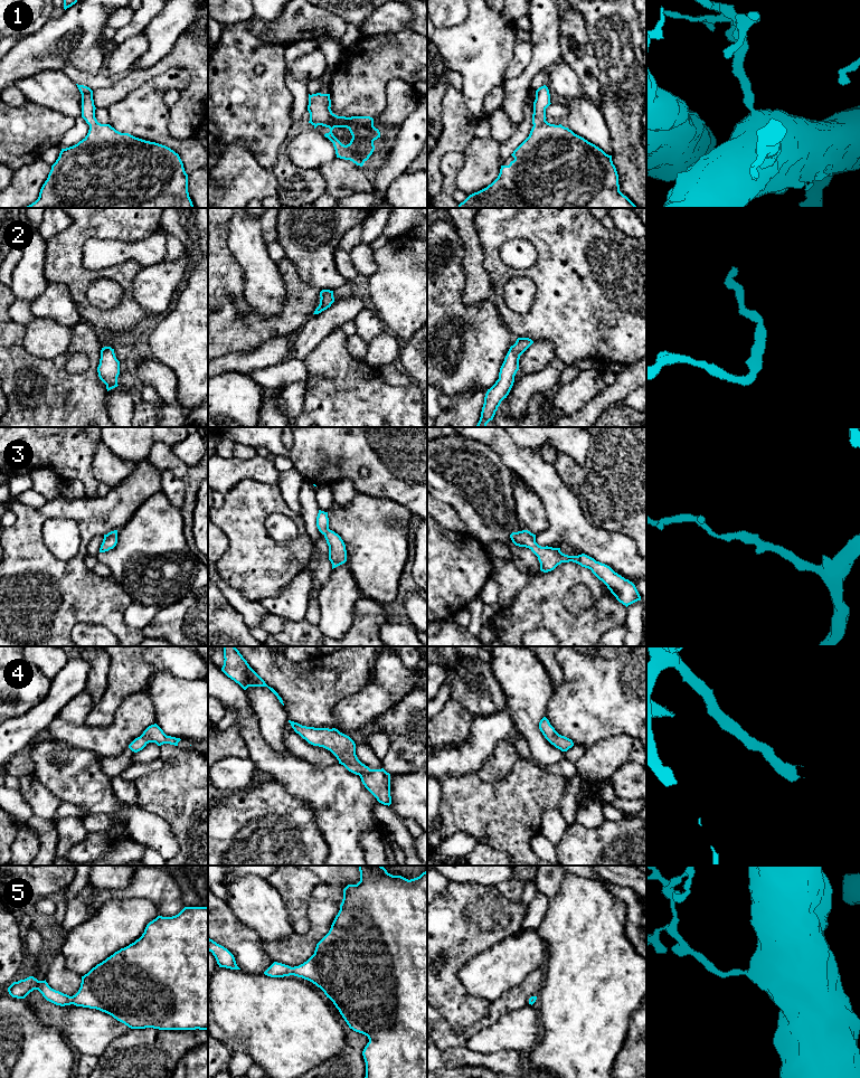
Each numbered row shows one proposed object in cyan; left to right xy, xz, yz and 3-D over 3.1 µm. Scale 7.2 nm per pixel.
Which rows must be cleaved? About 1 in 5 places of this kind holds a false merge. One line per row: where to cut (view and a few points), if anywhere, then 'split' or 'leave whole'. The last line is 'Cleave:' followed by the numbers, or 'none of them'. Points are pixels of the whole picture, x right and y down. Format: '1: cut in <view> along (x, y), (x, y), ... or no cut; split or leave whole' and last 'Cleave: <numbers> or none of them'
1: no cut; leave whole
2: no cut; leave whole
3: no cut; leave whole
4: no cut; leave whole
5: no cut; leave whole
Cleave: none of them

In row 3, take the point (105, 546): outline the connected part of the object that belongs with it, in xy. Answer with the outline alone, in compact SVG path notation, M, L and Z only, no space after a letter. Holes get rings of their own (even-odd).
M117 530L111 531L107 535L104 535L103 542L100 548L100 552L108 551L113 549L117 543Z

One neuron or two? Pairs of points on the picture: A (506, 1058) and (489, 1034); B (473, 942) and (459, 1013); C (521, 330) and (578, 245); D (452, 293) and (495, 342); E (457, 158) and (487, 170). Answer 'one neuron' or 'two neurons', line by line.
A: two neurons
B: one neuron
C: one neuron
D: one neuron
E: two neurons

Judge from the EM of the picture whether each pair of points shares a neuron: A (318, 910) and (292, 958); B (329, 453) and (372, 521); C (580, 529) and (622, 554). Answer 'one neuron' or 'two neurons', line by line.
A: one neuron
B: two neurons
C: one neuron

